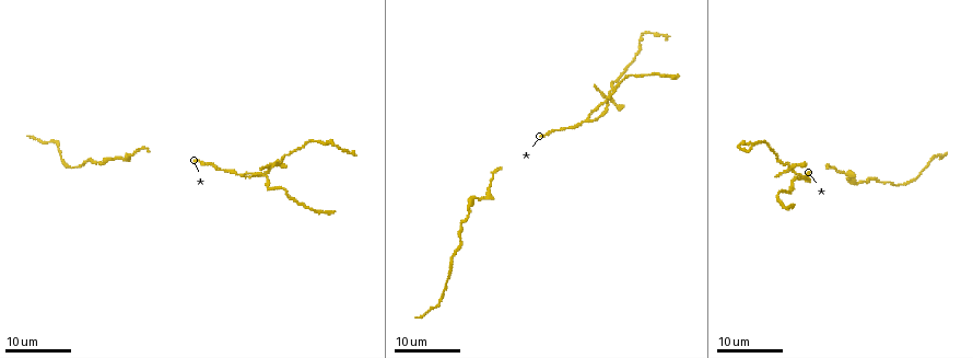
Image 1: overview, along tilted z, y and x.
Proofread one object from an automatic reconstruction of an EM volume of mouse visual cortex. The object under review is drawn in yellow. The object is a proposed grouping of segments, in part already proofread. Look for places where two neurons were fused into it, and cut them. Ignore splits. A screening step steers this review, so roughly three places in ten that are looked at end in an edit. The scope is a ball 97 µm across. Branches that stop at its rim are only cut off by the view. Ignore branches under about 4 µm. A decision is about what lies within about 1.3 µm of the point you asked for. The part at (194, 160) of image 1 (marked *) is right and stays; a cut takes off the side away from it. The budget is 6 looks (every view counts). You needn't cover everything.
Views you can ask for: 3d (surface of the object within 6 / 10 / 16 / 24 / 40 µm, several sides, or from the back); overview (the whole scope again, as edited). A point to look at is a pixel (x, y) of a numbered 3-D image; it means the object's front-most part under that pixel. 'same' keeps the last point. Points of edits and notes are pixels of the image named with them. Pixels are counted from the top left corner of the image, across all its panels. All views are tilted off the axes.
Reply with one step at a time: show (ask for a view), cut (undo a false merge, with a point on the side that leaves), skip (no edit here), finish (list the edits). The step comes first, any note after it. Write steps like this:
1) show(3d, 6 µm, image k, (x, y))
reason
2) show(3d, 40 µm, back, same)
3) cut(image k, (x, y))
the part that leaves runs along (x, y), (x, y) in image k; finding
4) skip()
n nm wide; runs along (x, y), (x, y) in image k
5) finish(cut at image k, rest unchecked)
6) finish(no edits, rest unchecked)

show(3d, 16 µm, image 1, (586, 120))
two arms in line, one across

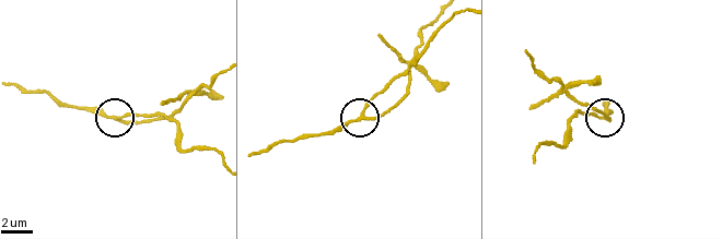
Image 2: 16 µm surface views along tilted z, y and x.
show(3d, 6 µm, image 2, (361, 114))

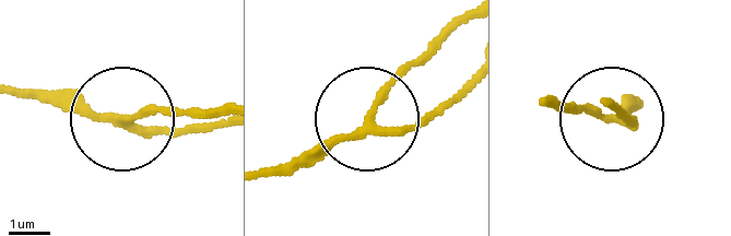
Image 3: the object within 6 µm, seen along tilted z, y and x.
show(3d, 6 µm, back, image 3, (369, 118))

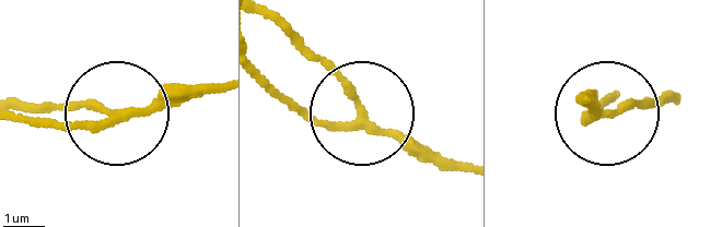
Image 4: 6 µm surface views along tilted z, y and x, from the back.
skip()
180 nm wide; runs along (218, 84), (131, 110), (18, 102) in image 4; continuous, no second neuron

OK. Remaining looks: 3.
show(3d, 16 µm, image 1, (790, 163))
four arms meet

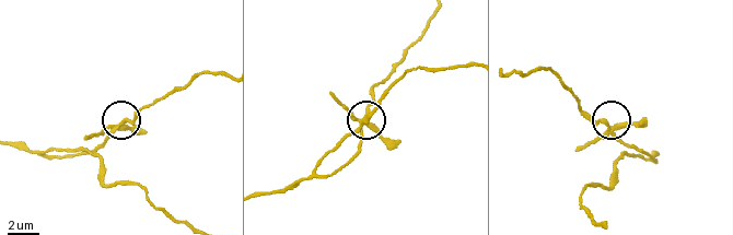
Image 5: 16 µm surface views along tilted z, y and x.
show(3d, 10 µm, image 5, (118, 125))

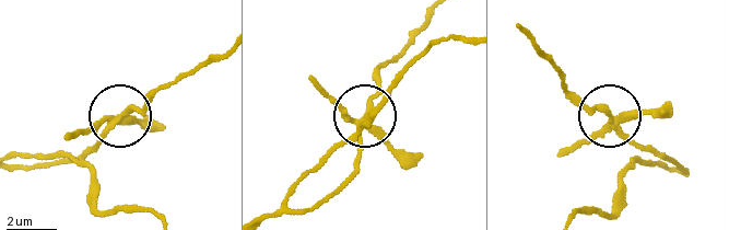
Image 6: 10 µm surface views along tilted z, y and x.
show(3d, 10 µm, back, image 6, (120, 117))

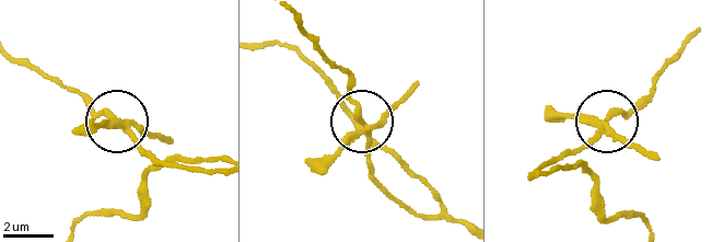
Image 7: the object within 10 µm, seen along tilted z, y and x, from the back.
cut(image 7, (150, 135))
250 nm wide; the part that leaves runs along (601, 128), (659, 158) in image 7; a second neuron is stuck on

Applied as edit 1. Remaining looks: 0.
finish(cut at image 7, rest unchecked)

